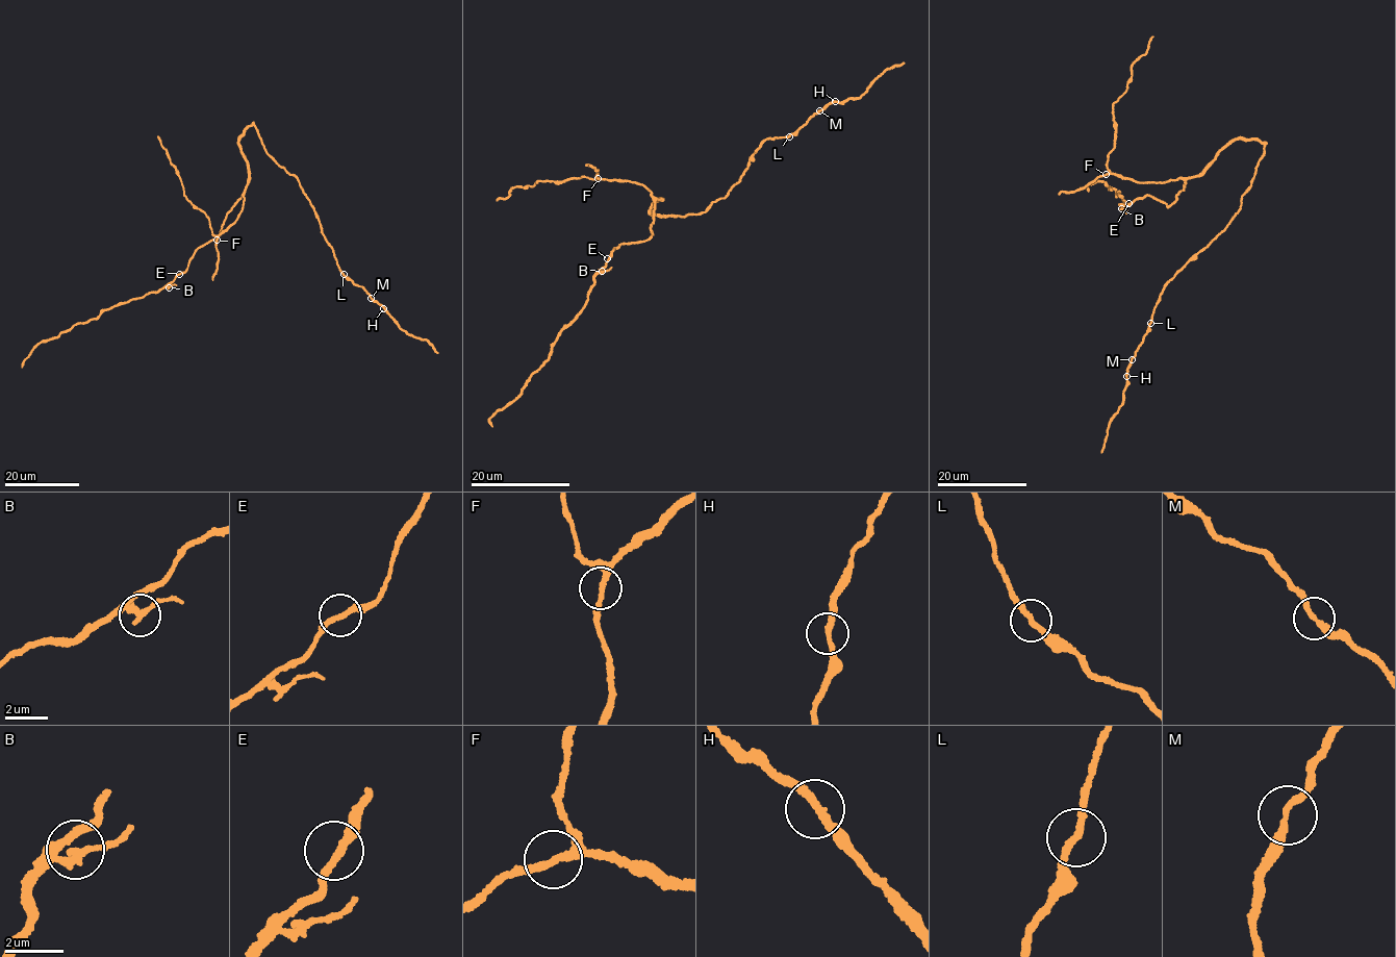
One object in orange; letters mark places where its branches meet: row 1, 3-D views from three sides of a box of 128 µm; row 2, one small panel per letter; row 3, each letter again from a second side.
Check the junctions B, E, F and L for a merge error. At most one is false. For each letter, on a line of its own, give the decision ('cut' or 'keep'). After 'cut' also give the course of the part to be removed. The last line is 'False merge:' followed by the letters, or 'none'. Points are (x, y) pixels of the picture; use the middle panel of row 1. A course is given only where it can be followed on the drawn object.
B: keep
E: keep
F: keep
L: keep
False merge: none

